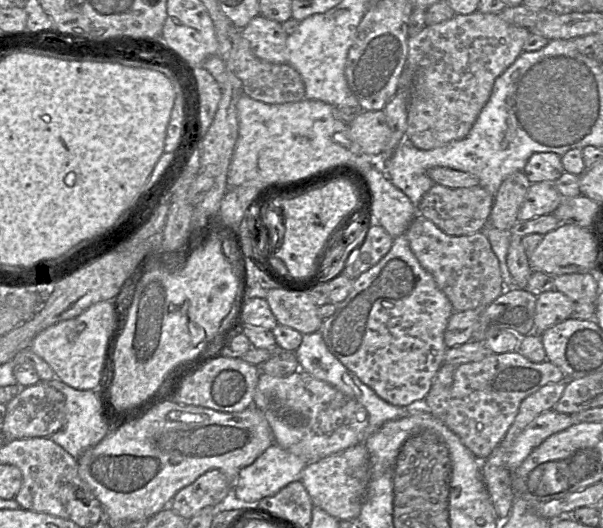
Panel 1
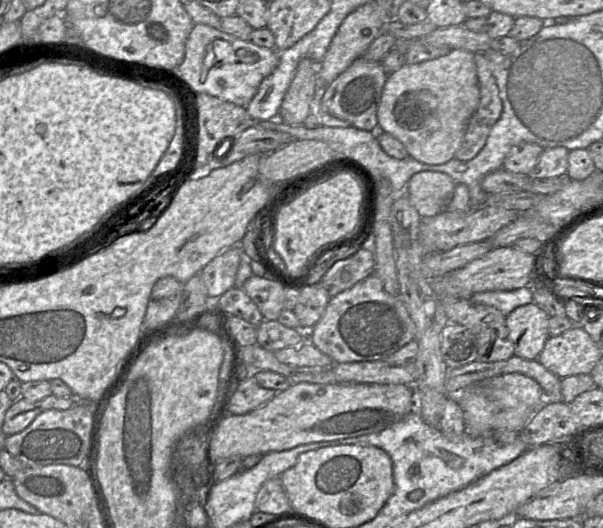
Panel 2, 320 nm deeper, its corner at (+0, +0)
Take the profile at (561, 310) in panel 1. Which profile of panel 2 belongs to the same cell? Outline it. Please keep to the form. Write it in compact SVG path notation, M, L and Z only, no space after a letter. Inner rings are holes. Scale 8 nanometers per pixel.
M534 302L520 306L506 316L515 356L526 360L538 358L550 337L549 319L548 314Z

